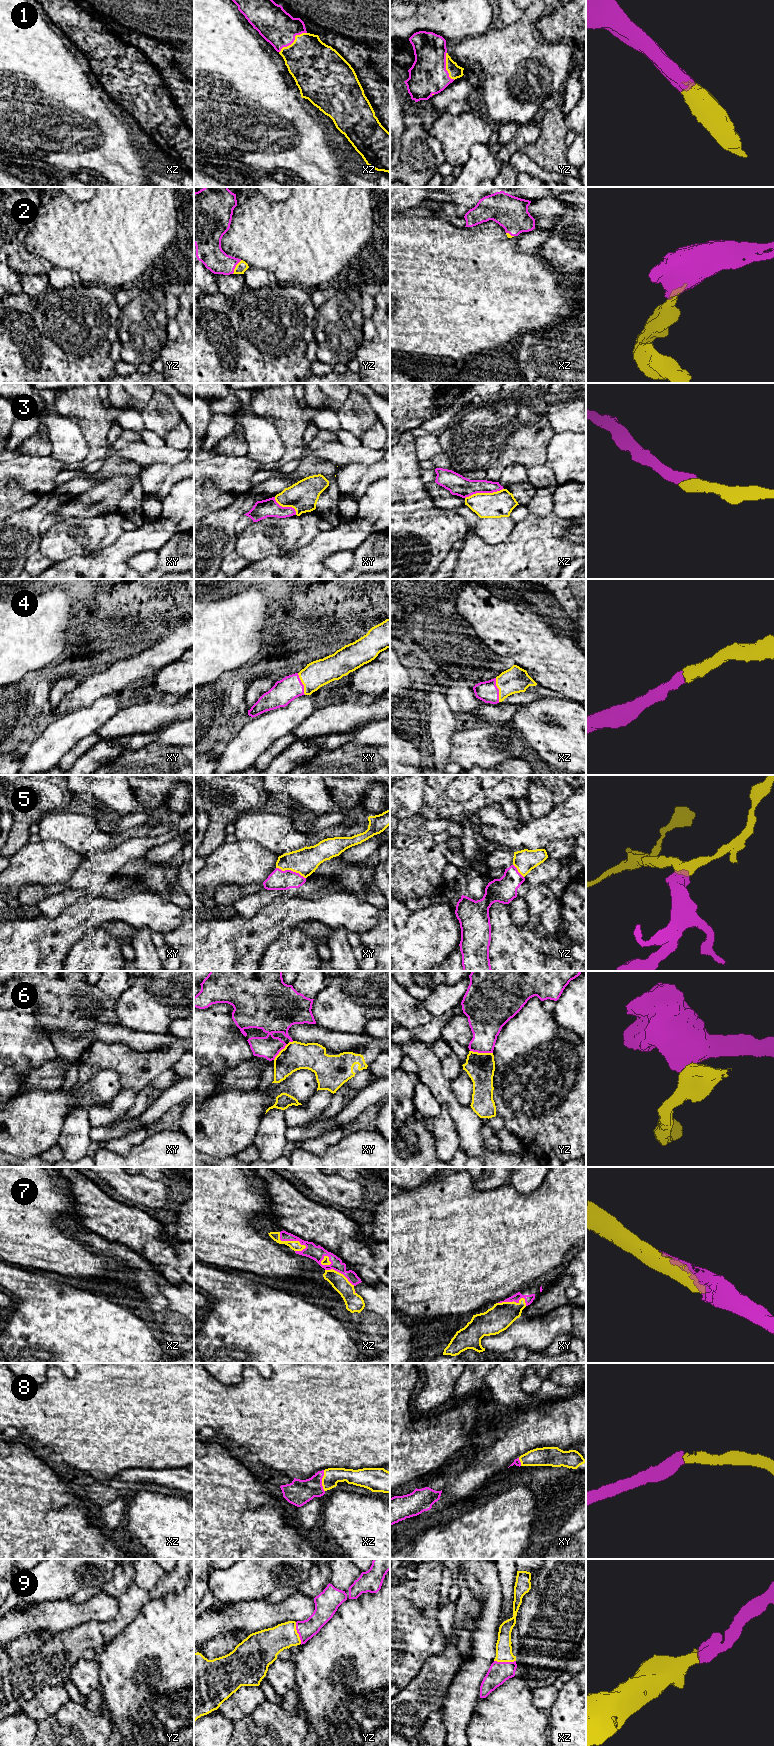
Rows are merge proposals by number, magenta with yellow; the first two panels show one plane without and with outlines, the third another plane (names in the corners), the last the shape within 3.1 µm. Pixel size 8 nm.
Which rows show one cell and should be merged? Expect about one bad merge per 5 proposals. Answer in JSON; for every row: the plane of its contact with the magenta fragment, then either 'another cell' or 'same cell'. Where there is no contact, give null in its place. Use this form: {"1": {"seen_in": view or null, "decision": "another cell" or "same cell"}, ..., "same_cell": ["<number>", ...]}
{"1": {"seen_in": "xz", "decision": "same cell"}, "2": {"seen_in": "yz", "decision": "same cell"}, "3": {"seen_in": "xz", "decision": "same cell"}, "4": {"seen_in": "xz", "decision": "same cell"}, "5": {"seen_in": "xy", "decision": "same cell"}, "6": {"seen_in": "yz", "decision": "another cell"}, "7": {"seen_in": "xz", "decision": "same cell"}, "8": {"seen_in": "xz", "decision": "same cell"}, "9": {"seen_in": "yz", "decision": "same cell"}, "same_cell": ["1", "2", "3", "4", "5", "7", "8", "9"]}

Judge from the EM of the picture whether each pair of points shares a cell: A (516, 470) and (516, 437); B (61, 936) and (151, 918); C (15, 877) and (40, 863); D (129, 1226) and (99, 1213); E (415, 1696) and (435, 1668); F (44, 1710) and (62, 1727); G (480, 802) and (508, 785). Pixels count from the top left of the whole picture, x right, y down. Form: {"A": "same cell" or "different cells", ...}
{"A": "different cells", "B": "same cell", "C": "same cell", "D": "same cell", "E": "same cell", "F": "different cells", "G": "same cell"}

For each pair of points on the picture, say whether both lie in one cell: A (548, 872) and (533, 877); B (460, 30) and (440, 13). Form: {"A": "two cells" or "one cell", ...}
{"A": "one cell", "B": "one cell"}

